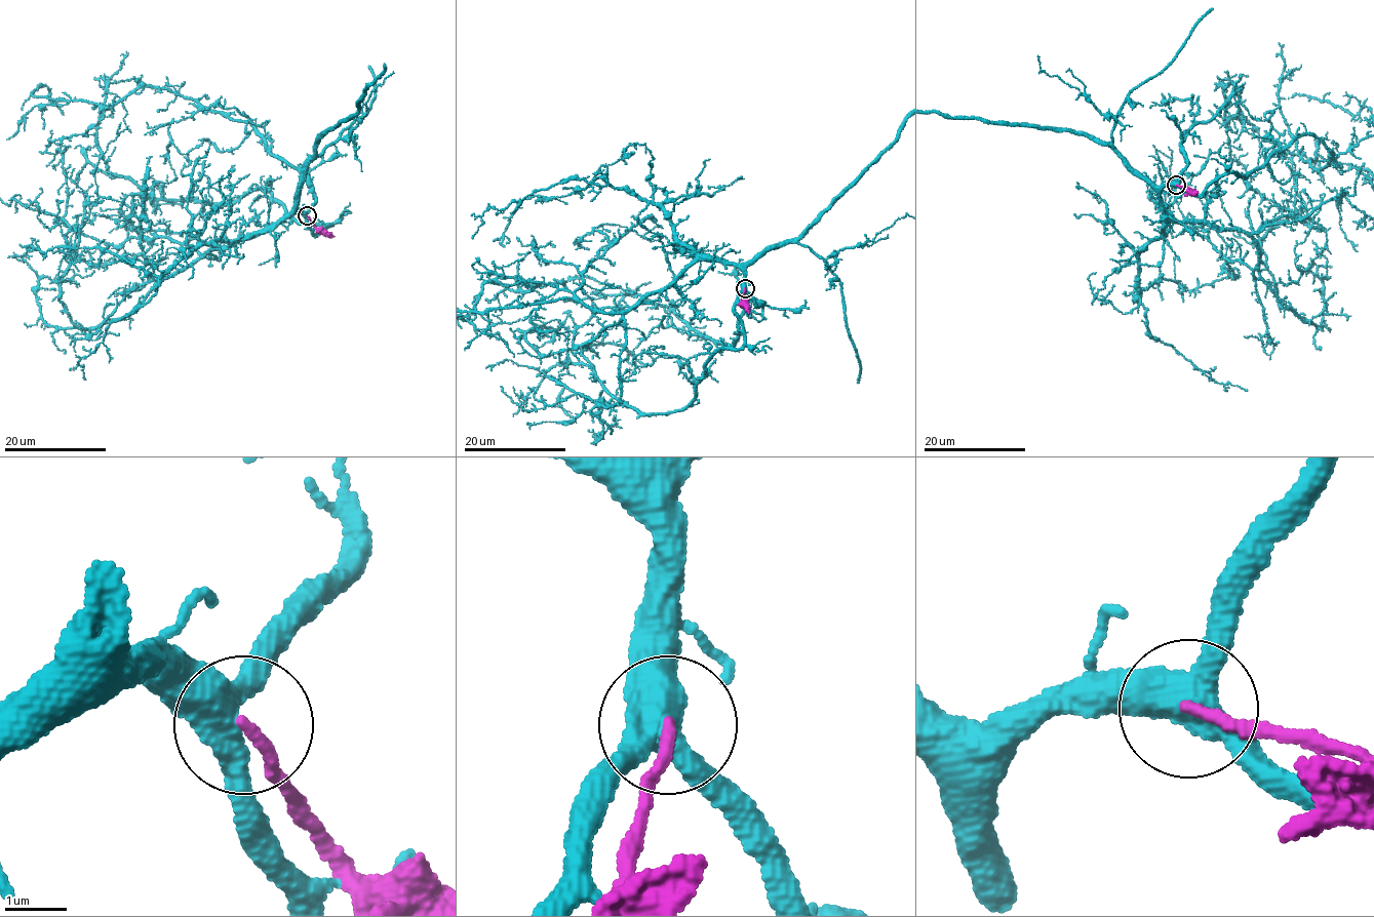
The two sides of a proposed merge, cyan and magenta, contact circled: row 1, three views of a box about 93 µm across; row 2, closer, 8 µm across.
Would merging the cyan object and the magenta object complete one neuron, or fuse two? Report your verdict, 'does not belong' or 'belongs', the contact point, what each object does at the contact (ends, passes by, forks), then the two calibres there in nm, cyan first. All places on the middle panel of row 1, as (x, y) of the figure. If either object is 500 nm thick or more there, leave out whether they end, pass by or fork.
does not belong; place (745, 288); cyan forks; magenta ends; calibres 420 and 180 nm

